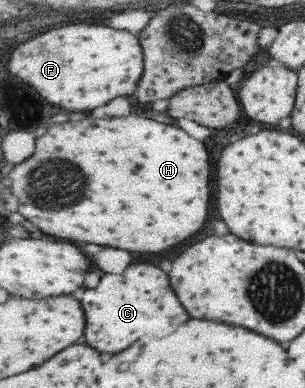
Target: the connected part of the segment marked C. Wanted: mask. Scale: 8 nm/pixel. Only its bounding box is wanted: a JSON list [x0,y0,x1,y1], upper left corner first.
[81,261,189,355]

